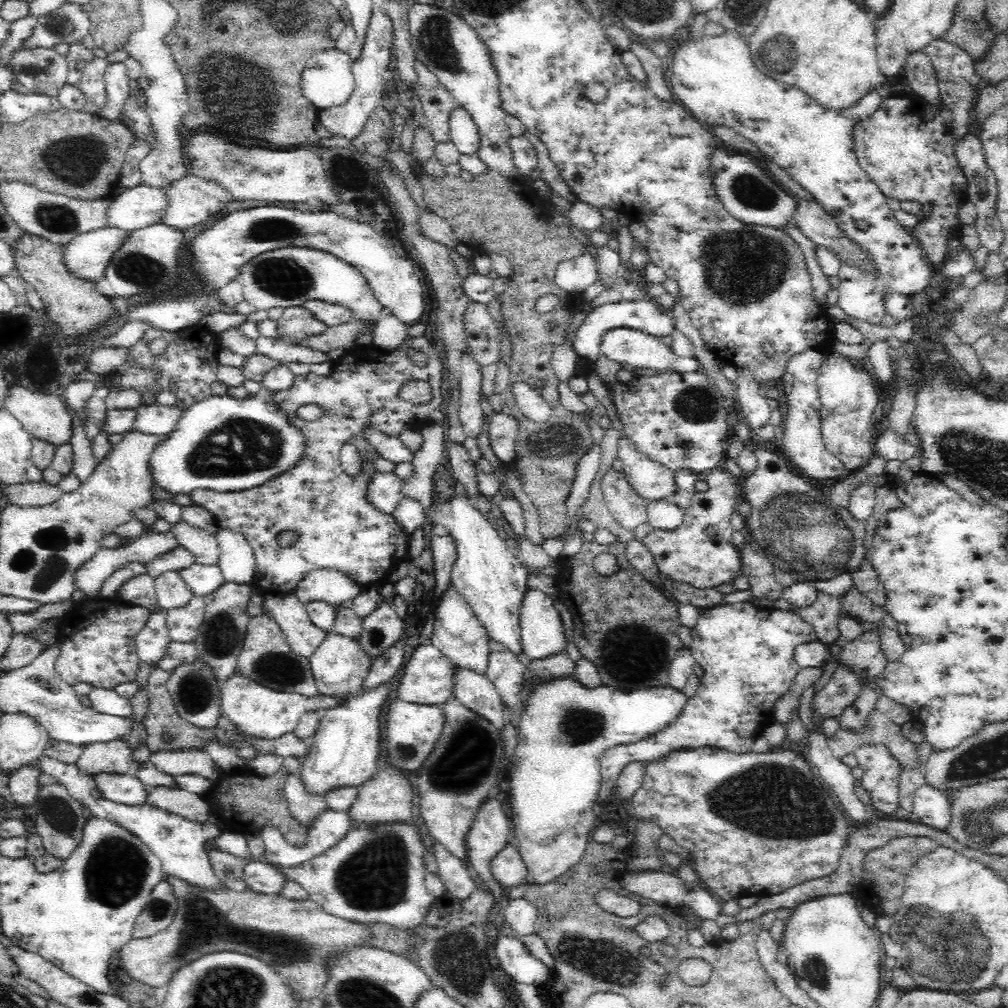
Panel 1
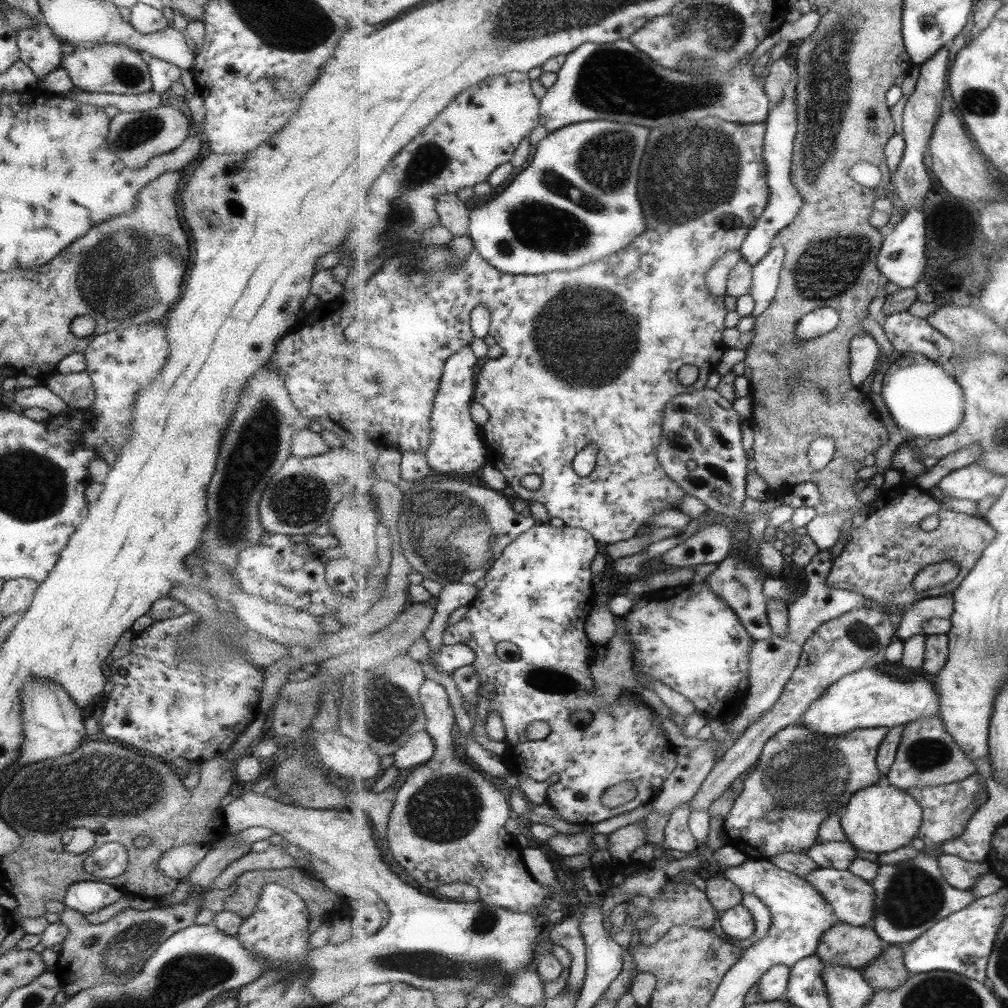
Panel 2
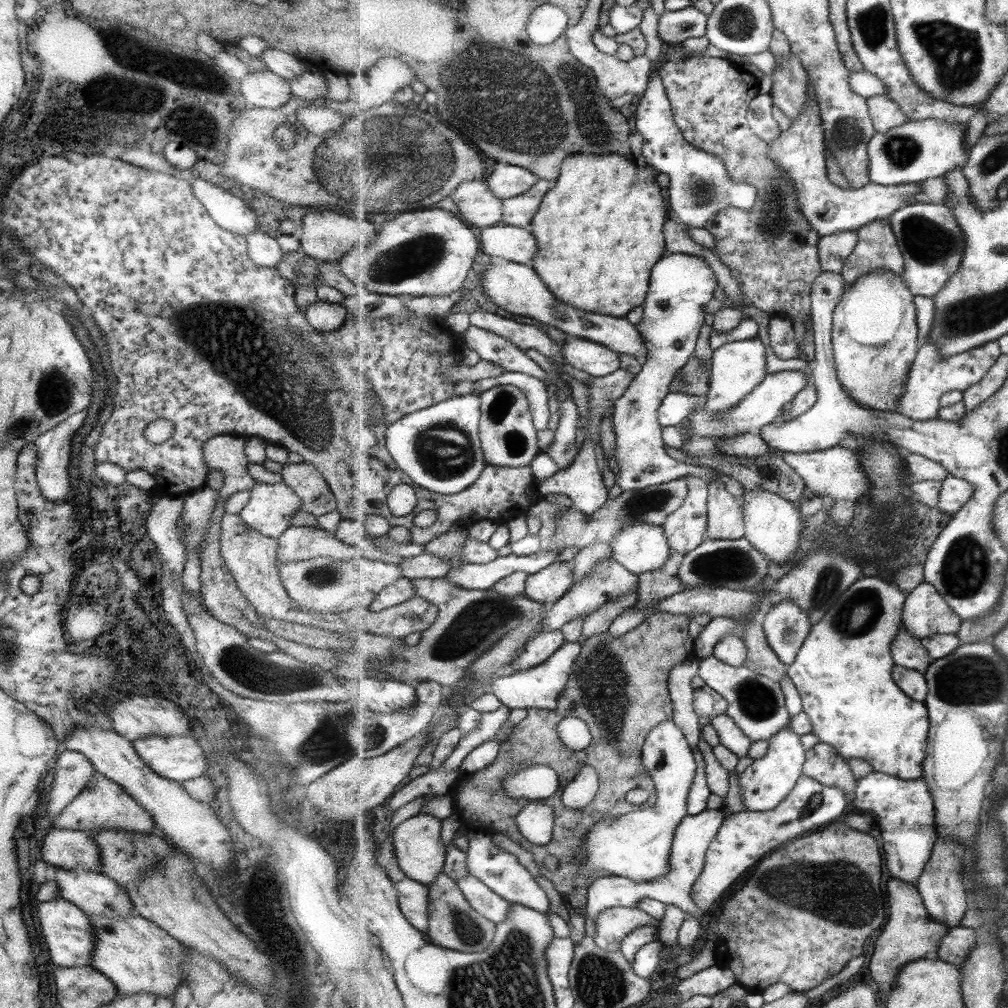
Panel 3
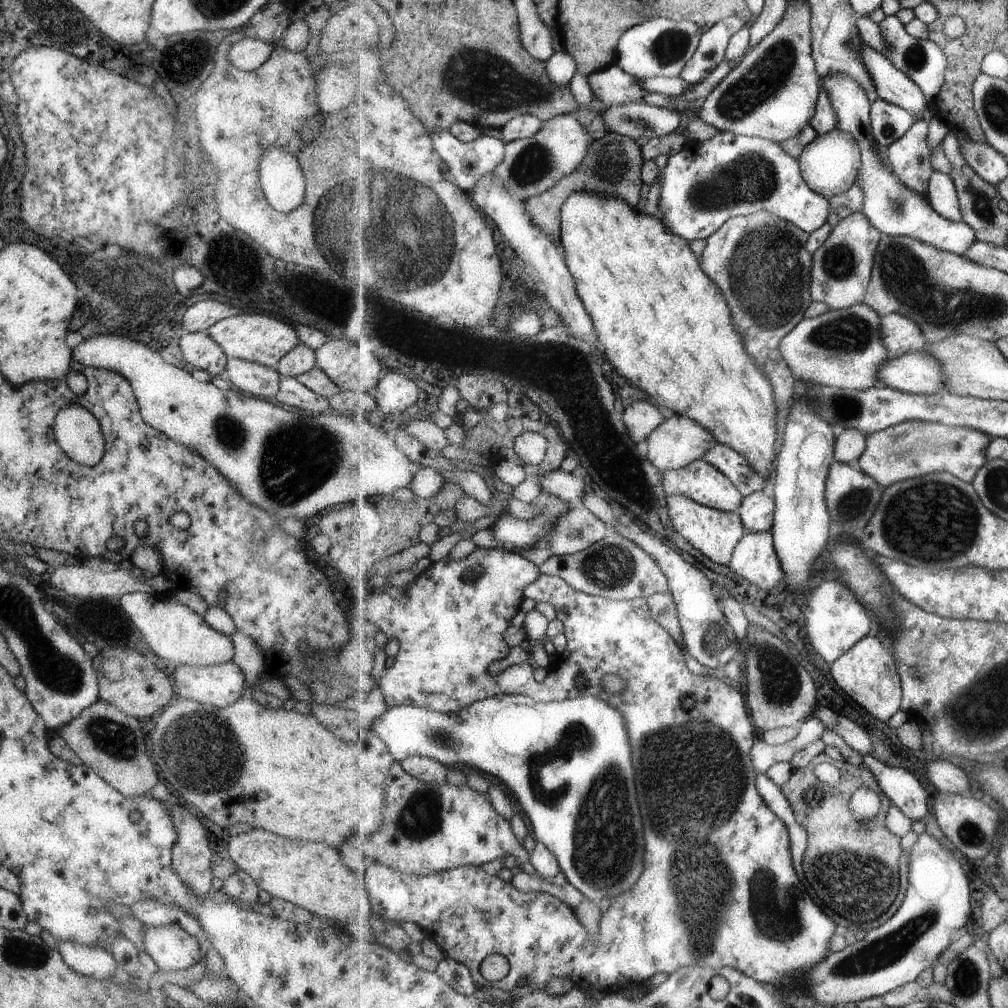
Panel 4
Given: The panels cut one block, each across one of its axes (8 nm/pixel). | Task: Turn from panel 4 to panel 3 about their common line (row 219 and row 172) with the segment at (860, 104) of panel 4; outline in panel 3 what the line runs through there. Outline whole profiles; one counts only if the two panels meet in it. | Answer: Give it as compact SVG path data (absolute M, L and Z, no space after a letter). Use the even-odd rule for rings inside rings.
M913 120L902 126L893 128L884 134L877 134L869 143L869 158L871 158L871 183L882 184L883 186L899 186L901 184L915 184L931 178L943 178L949 171L965 168L971 148L965 148L967 143L966 125L949 125L938 122L938 120Z

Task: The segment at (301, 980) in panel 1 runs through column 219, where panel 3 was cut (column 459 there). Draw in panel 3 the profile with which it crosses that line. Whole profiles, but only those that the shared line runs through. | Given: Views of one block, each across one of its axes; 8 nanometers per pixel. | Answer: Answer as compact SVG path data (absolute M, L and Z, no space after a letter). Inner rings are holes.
M443 873L428 887L430 888L430 927L427 933L432 944L465 953L484 952L493 945L498 924L471 906L458 882Z

